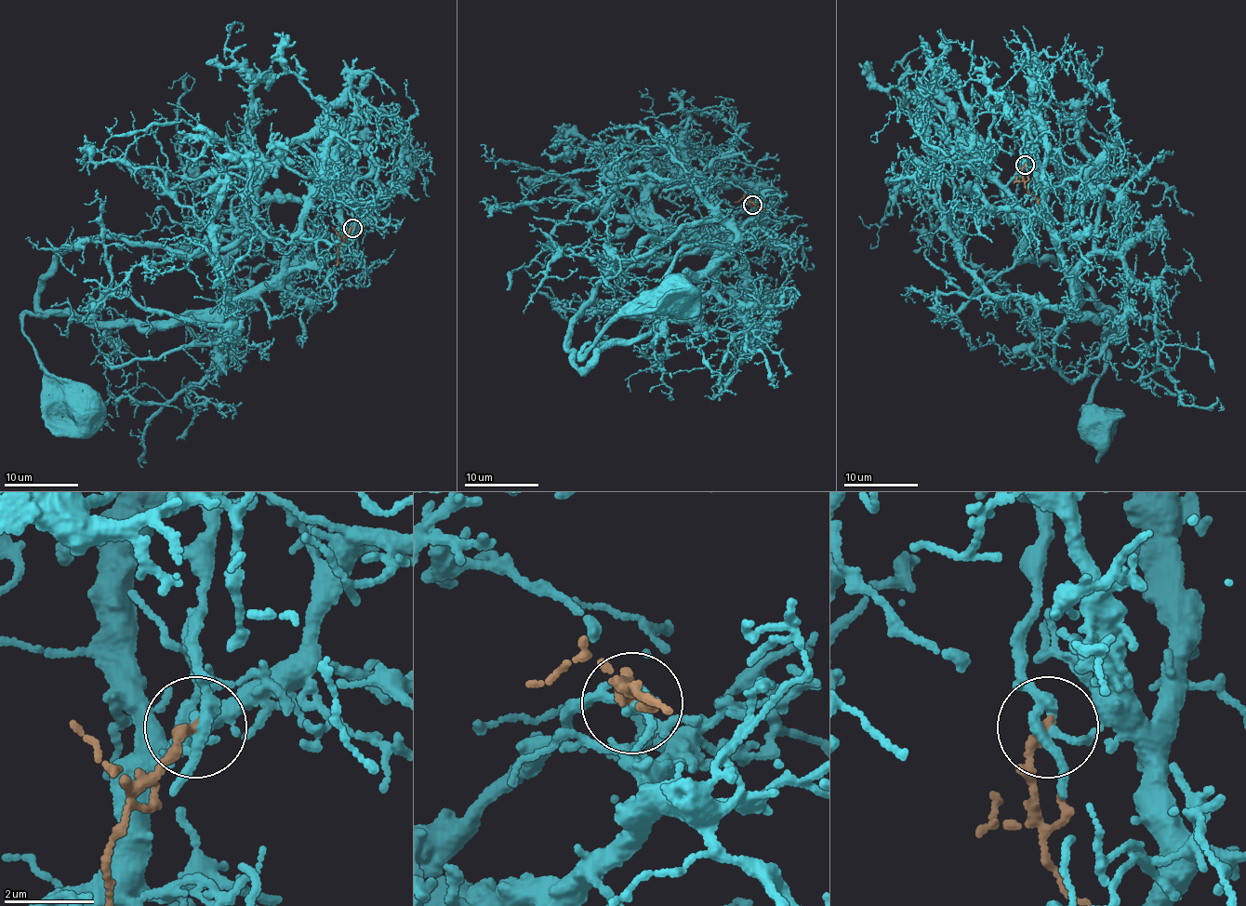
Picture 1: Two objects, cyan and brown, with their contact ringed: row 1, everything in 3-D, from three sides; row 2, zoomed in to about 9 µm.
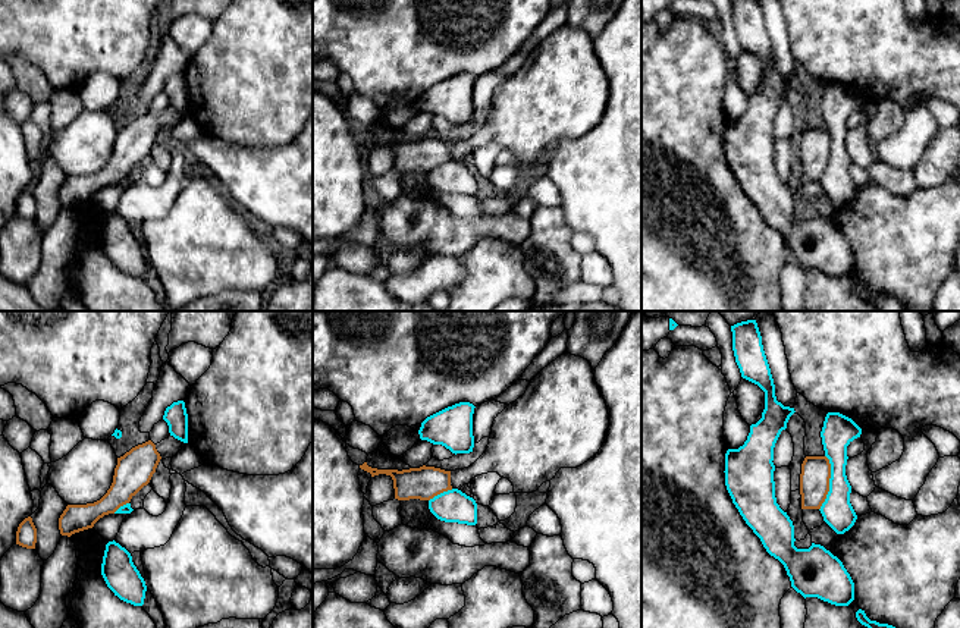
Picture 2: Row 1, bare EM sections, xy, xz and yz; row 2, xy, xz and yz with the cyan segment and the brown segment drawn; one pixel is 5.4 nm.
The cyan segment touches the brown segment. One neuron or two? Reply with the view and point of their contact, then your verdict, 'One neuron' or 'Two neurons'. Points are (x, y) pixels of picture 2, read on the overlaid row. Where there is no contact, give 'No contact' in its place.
Touches cyan at yz (830, 483). Two neurons

